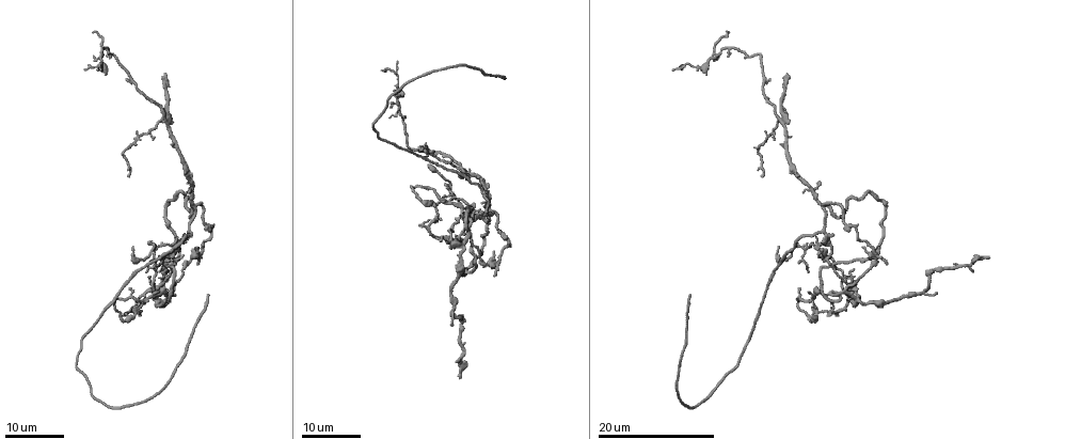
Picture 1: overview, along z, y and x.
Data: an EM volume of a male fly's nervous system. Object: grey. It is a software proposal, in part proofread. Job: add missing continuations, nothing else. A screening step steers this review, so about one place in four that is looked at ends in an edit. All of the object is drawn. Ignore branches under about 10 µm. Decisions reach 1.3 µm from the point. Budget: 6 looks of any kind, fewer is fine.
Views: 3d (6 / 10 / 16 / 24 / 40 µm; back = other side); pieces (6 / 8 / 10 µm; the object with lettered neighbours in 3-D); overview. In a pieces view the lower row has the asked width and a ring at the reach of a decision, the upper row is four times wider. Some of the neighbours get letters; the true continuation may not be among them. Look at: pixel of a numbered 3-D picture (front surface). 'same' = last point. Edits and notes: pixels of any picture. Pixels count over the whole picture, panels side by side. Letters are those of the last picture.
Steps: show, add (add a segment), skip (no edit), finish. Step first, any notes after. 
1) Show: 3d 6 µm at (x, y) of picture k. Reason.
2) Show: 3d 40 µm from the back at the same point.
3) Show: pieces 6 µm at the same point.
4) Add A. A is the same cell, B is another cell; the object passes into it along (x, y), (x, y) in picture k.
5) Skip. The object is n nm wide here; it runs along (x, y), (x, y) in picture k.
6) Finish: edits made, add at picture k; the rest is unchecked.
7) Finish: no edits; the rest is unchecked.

Show: 3d 16 µm at (196, 263) of picture 1.

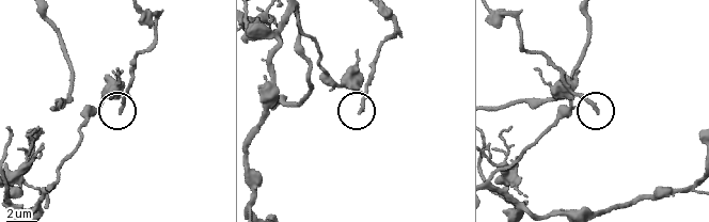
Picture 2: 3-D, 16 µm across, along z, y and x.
Show: pieces 6 µm at (118, 114) of picture 2. What lies round it.

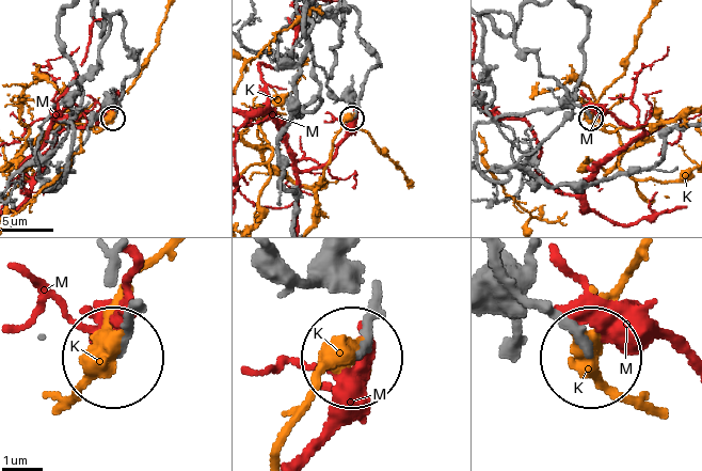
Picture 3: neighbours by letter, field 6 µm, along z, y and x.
Skip. The object is 220 nm wide here; K and M are other cells; it runs along (134, 309), (121, 356) in picture 3; no lettered segment goes on from it.

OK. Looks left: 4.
Show: 3d 16 µm at (787, 74) of picture 1. Free end.

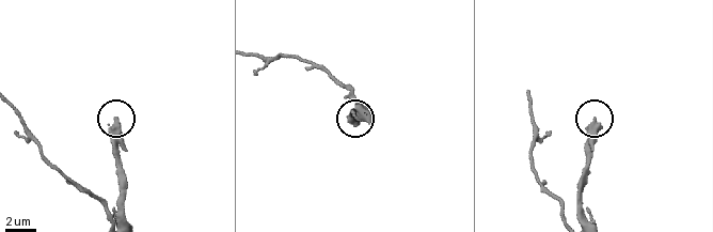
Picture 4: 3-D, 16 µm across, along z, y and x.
Show: pieces 10 µm at (117, 121) of picture 4.

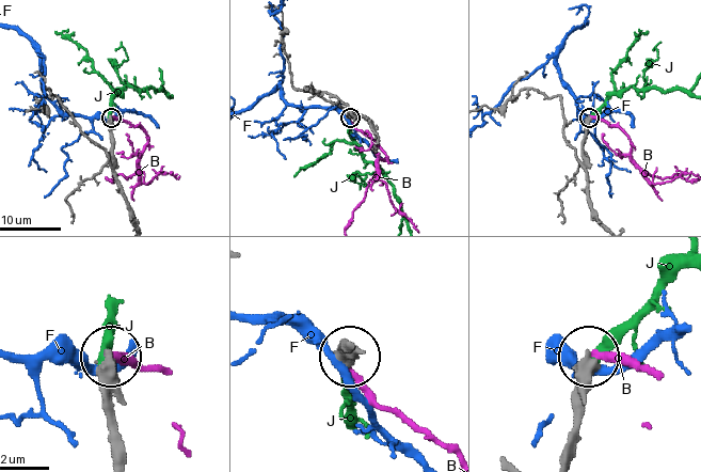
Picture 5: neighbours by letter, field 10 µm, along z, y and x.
Add J. The object is 430 nm wide here; J is the same cell, B and F are other cells; the neuron continues.

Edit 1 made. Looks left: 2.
Show: 3d 24 µm at (688, 294) of picture 1. Branch stops here.

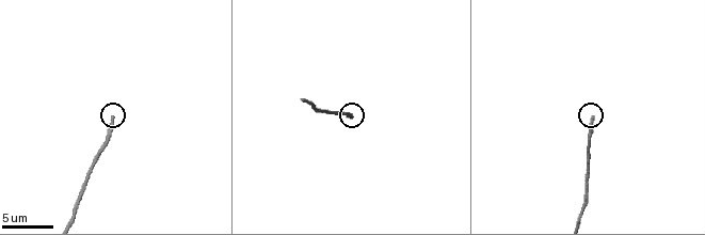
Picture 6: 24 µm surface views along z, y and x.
Show: pieces 8 µm at (111, 116) of picture 6.

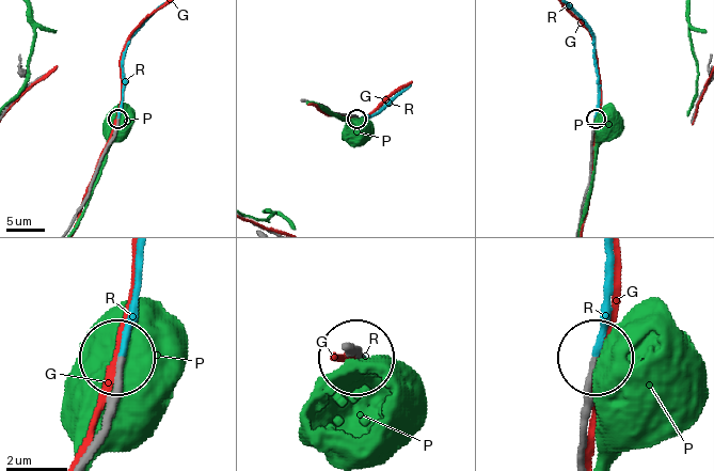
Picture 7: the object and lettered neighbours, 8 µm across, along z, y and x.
Add R. R is the same cell, G and P are other cells; the object passes into it along (112, 138), (124, 92), (124, 52), (129, 38), (151, 17) in picture 7; it goes on there.

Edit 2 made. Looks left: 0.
Finish: edits made, add at picture 5, add at picture 7; the rest is unchecked.

